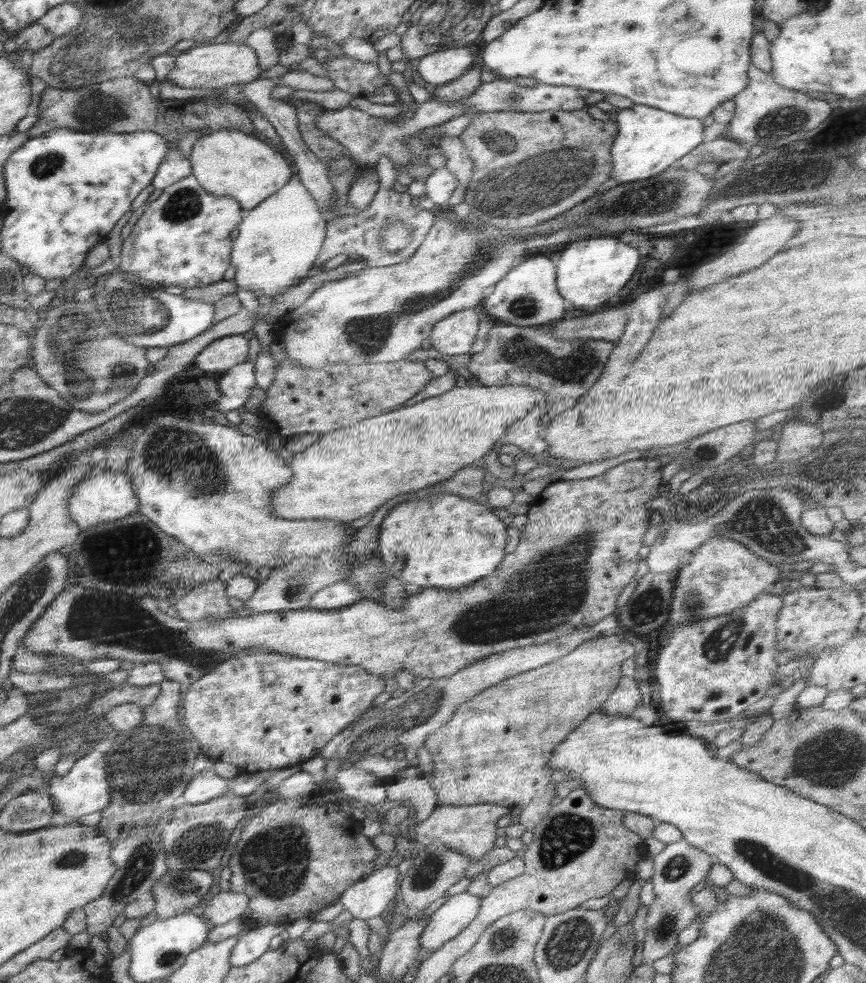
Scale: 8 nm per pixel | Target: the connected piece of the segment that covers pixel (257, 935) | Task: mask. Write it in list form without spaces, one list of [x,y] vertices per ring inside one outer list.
[[[267,924],[261,927],[253,927],[248,932],[238,936],[238,940],[232,948],[229,963],[232,967],[246,966],[260,958],[269,948],[270,940],[274,936],[285,935],[286,924]]]

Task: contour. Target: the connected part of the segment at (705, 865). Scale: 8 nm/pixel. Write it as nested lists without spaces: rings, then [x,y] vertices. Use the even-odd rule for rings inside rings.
[[[680,840],[666,844],[665,848],[653,858],[654,875],[650,877],[653,884],[654,901],[649,906],[646,918],[646,936],[642,940],[642,962],[643,964],[651,964],[655,960],[660,960],[668,955],[680,940],[678,934],[691,925],[699,914],[697,907],[690,898],[690,890],[700,884],[708,874],[714,860],[710,854],[694,848],[686,840]]]

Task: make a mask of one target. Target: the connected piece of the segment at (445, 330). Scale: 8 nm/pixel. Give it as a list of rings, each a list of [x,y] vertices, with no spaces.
[[[475,307],[453,313],[434,324],[430,333],[432,348],[440,353],[457,355],[470,352],[479,329],[479,316]]]

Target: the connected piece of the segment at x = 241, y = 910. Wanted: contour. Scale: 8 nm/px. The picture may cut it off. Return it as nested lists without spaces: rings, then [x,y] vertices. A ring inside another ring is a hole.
[[[220,891],[204,908],[203,917],[211,926],[226,924],[236,919],[242,919],[248,906],[249,898],[244,893]]]

